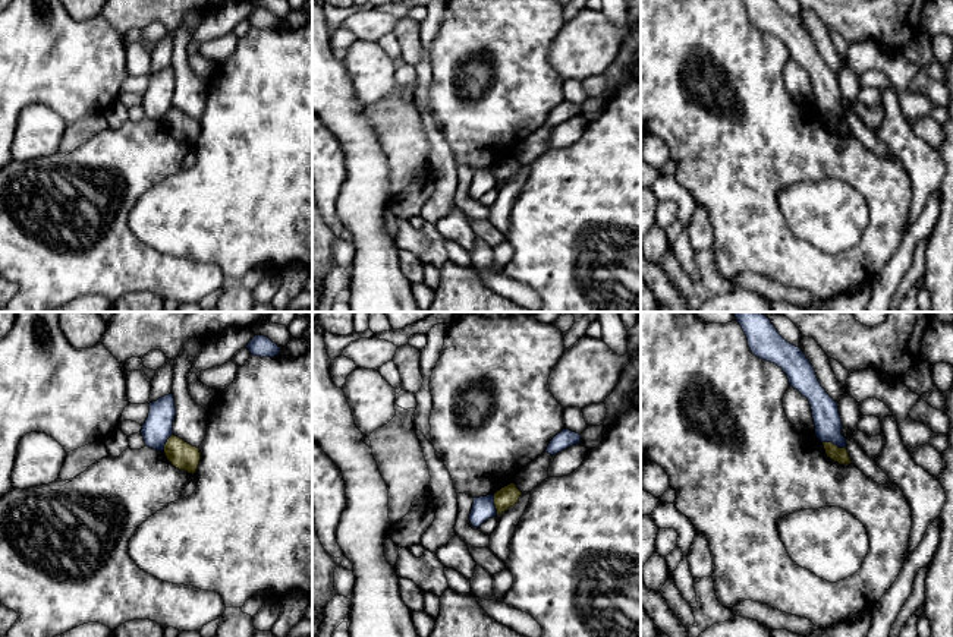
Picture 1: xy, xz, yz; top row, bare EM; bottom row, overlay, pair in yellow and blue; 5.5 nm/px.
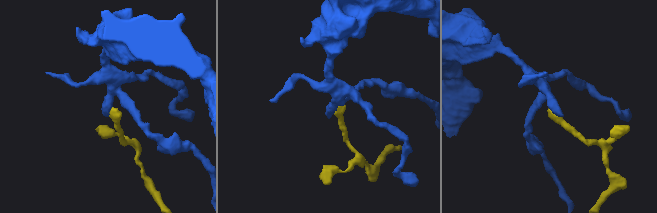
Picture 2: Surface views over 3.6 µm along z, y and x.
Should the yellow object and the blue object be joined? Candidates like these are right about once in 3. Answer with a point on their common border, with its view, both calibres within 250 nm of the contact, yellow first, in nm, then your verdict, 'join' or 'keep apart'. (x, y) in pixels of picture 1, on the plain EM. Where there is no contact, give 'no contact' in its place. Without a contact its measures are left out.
yz (833, 116) | 80/150 nm | keep apart

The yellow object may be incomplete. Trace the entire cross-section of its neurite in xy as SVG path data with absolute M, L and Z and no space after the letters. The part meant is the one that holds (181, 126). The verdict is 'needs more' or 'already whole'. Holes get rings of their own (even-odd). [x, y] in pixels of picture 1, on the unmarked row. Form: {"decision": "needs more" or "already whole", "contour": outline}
{"decision": "already whole", "contour": "M174 107L167 111L164 126L176 141L192 146L196 144L201 132L199 120L192 119Z"}

